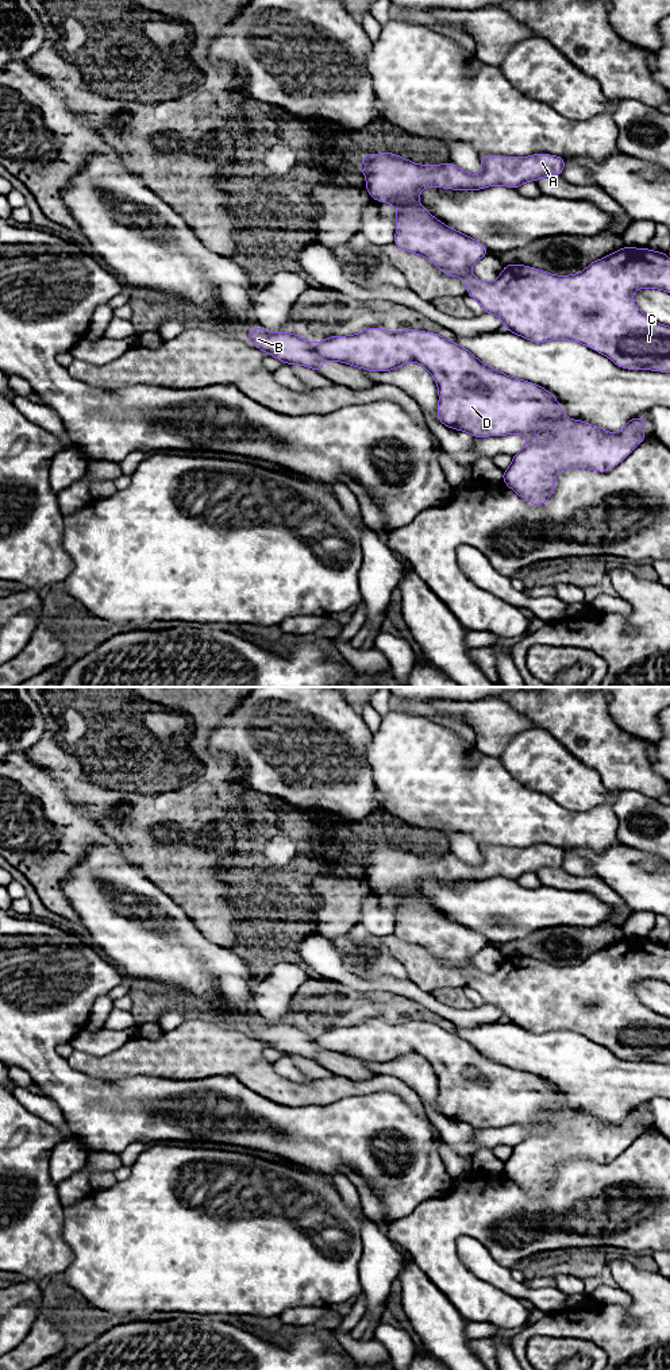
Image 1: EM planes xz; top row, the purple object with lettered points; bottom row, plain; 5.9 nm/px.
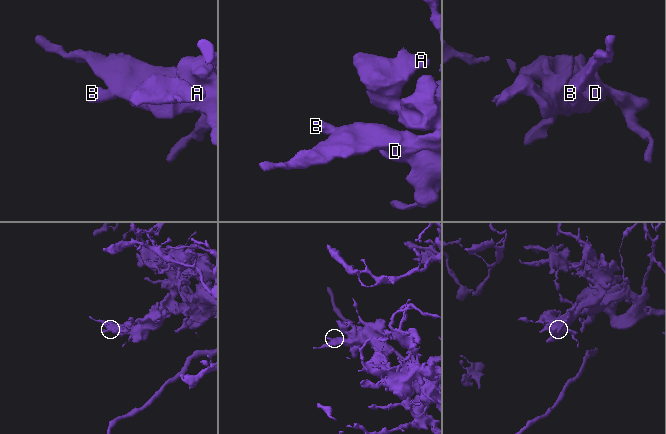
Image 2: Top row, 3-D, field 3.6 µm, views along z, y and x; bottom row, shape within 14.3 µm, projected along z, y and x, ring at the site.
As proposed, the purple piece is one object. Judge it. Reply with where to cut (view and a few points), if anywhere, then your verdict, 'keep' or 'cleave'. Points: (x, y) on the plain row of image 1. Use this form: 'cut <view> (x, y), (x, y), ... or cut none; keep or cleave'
cut xz (314, 1035), (314, 1042), (324, 1050); cleave

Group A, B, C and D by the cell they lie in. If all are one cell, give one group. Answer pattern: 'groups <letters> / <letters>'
groups A C D / B

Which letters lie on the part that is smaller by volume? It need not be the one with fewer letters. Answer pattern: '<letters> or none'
B

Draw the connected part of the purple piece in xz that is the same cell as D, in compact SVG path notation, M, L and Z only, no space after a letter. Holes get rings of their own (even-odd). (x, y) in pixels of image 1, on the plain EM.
M367 1019L361 1024L332 1027L315 1035L315 1043L324 1051L349 1054L370 1062L390 1062L409 1053L424 1057L434 1068L438 1083L438 1109L448 1119L473 1126L474 1128L505 1127L519 1124L528 1135L512 1150L501 1165L507 1177L528 1193L539 1197L555 1181L555 1168L566 1159L590 1159L609 1162L639 1136L646 1123L644 1108L631 1109L617 1124L611 1124L581 1111L570 1111L561 1100L554 1085L544 1078L502 1065L481 1051L470 1042L448 1033L435 1023L404 1020L389 1023L382 1019ZM550 1114L548 1128L536 1132L534 1127Z

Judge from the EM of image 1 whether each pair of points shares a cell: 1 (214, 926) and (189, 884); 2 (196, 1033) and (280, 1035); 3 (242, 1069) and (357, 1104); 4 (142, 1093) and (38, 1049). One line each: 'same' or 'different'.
1: same
2: different
3: different
4: same

